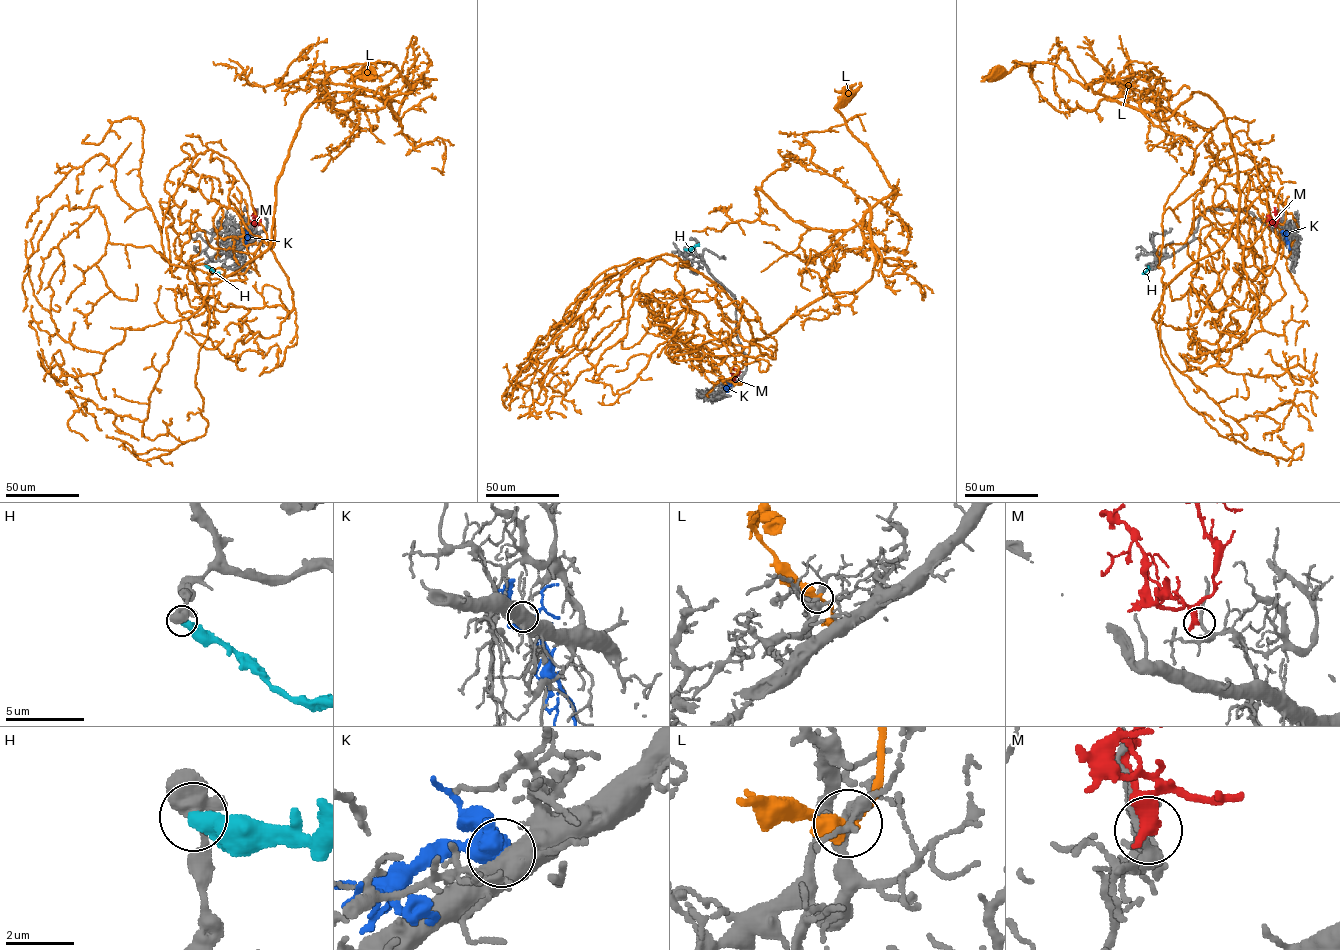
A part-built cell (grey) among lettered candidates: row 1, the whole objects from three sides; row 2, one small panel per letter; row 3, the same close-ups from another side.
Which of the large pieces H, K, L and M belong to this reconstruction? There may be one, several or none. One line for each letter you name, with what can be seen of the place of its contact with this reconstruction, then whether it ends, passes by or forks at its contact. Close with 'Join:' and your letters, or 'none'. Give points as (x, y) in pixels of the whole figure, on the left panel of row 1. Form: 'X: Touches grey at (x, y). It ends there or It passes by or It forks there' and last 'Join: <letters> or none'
Join: none

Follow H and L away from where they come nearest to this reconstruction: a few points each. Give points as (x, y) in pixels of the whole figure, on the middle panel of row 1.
H: (685, 249), (691, 250), (699, 244)
L: (727, 384), (735, 352), (856, 292), (875, 253), (862, 220), (810, 228), (758, 187), (752, 222), (692, 230)

